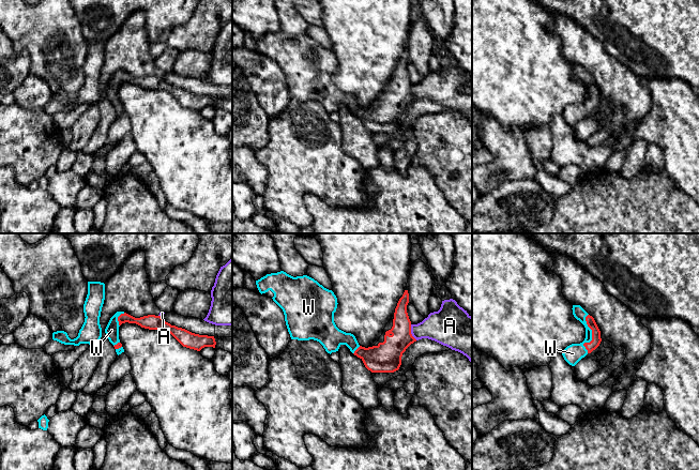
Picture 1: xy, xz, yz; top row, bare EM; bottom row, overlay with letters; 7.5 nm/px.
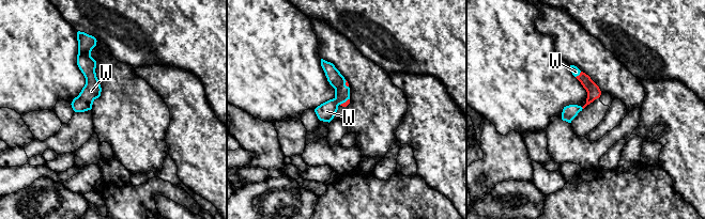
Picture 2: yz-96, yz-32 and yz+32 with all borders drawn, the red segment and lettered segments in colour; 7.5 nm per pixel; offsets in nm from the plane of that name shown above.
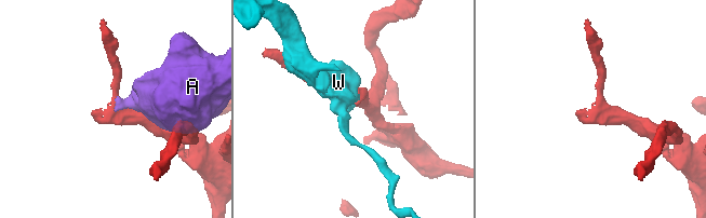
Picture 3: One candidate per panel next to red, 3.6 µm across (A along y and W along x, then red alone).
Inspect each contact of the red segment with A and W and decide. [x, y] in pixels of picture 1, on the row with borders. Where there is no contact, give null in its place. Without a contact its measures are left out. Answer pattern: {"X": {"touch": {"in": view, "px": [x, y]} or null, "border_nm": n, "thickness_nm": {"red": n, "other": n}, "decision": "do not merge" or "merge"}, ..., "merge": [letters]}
{"A": {"touch": {"in": "xz", "px": [410, 332]}, "border_nm": 130, "thickness_nm": {"red": 220, "other": 240}, "decision": "do not merge"}, "W": {"touch": {"in": "yz", "px": [592, 335]}, "border_nm": 300, "thickness_nm": {"red": 70, "other": 140}, "decision": "merge"}, "merge": ["W"]}

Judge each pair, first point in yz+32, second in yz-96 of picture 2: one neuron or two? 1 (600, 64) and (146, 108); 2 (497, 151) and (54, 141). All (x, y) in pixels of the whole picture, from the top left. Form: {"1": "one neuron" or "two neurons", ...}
{"1": "one neuron", "2": "two neurons"}

